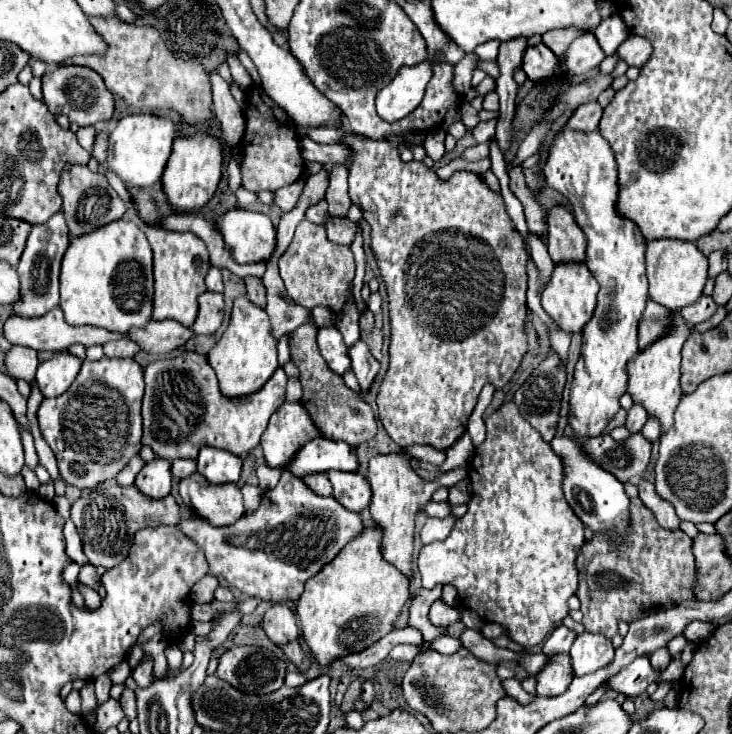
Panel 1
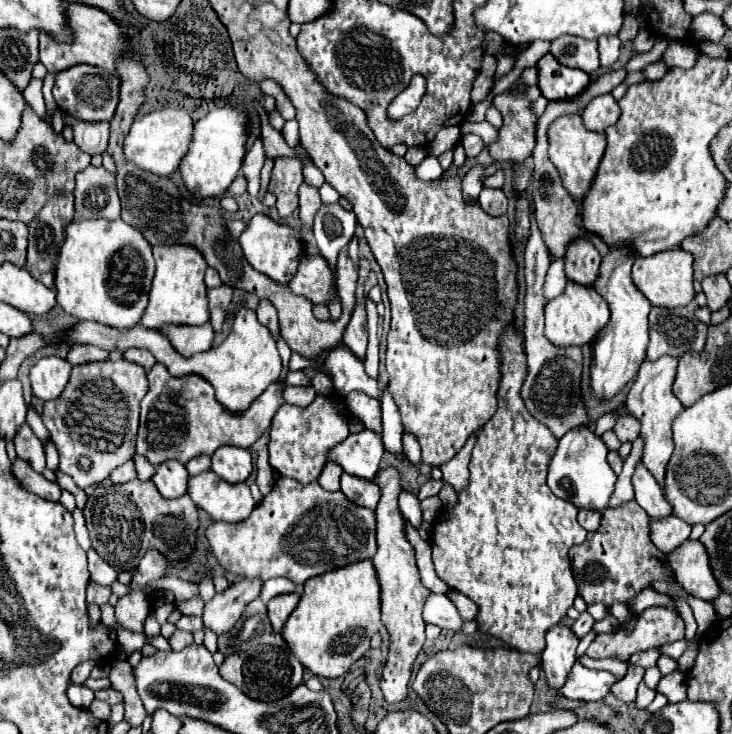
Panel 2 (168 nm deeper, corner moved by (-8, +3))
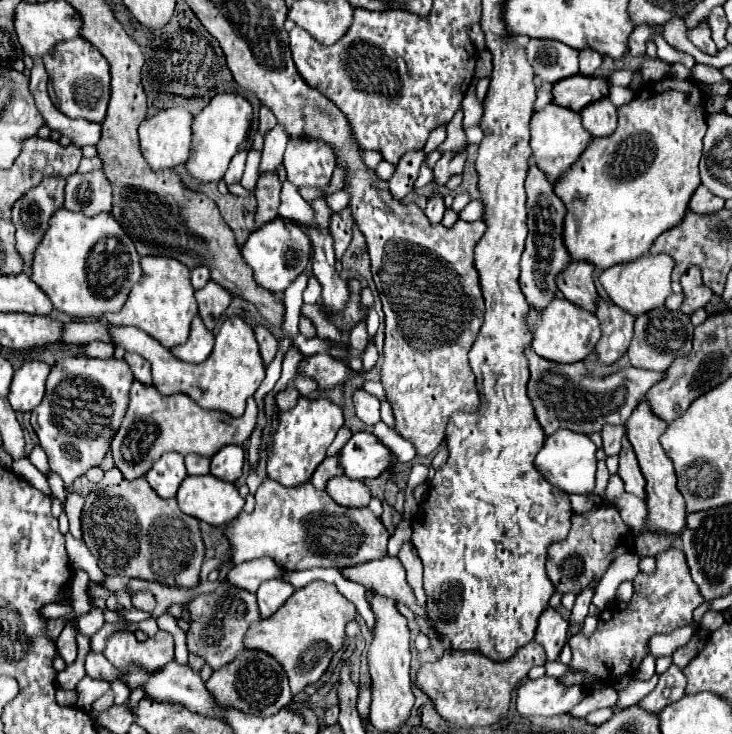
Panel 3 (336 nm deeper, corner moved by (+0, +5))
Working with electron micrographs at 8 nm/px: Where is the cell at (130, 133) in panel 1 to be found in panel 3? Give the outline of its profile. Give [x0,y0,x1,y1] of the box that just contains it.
[140,108,192,170]

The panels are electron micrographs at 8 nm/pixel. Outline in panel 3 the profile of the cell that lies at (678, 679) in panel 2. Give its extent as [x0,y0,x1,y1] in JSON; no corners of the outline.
[612,674,658,710]

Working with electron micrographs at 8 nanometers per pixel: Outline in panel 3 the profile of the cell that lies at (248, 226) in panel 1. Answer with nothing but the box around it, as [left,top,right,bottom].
[242,218,310,294]

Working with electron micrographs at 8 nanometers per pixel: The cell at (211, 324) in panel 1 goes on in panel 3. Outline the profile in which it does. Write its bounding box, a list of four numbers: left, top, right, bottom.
[194,280,232,330]

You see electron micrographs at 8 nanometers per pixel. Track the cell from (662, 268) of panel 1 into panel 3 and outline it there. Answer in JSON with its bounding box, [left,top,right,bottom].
[598,254,674,316]

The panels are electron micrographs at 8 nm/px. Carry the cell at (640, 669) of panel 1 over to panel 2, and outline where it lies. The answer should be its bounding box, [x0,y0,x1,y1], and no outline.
[560,662,620,702]

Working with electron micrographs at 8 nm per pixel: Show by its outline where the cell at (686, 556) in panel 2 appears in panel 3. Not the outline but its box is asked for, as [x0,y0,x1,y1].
[560,548,702,688]

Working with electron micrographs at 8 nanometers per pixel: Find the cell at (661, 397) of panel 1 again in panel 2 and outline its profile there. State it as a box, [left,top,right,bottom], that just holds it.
[626,356,684,484]

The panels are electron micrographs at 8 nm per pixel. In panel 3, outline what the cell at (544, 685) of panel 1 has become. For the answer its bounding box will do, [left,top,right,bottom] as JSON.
[534,606,568,660]

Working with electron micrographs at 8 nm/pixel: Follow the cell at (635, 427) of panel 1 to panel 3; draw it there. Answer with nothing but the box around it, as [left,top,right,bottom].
[600,426,624,456]

